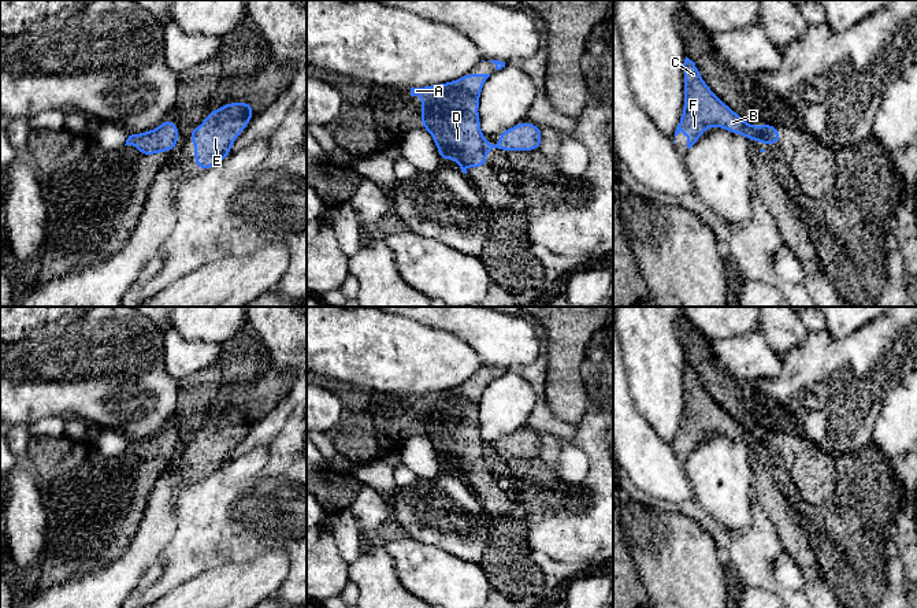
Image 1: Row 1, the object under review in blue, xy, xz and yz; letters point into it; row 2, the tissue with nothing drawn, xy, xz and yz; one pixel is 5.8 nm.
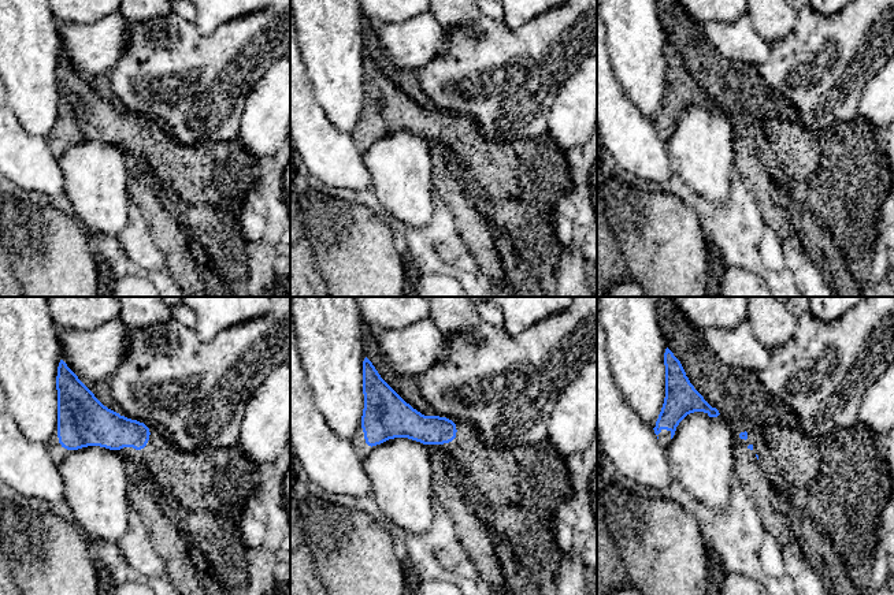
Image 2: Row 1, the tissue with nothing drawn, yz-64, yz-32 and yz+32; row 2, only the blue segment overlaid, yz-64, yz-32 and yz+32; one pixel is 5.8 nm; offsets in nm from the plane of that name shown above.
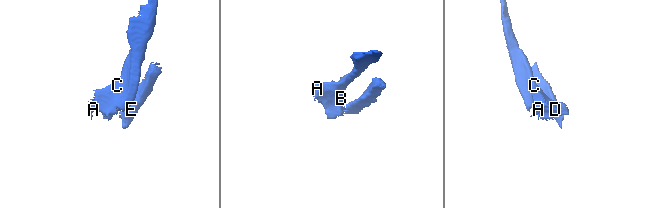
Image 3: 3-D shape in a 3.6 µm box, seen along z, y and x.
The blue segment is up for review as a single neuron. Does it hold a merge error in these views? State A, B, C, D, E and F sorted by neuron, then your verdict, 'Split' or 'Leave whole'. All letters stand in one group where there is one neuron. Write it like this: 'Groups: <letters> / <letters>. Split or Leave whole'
Groups: A B C D F / E. Split

